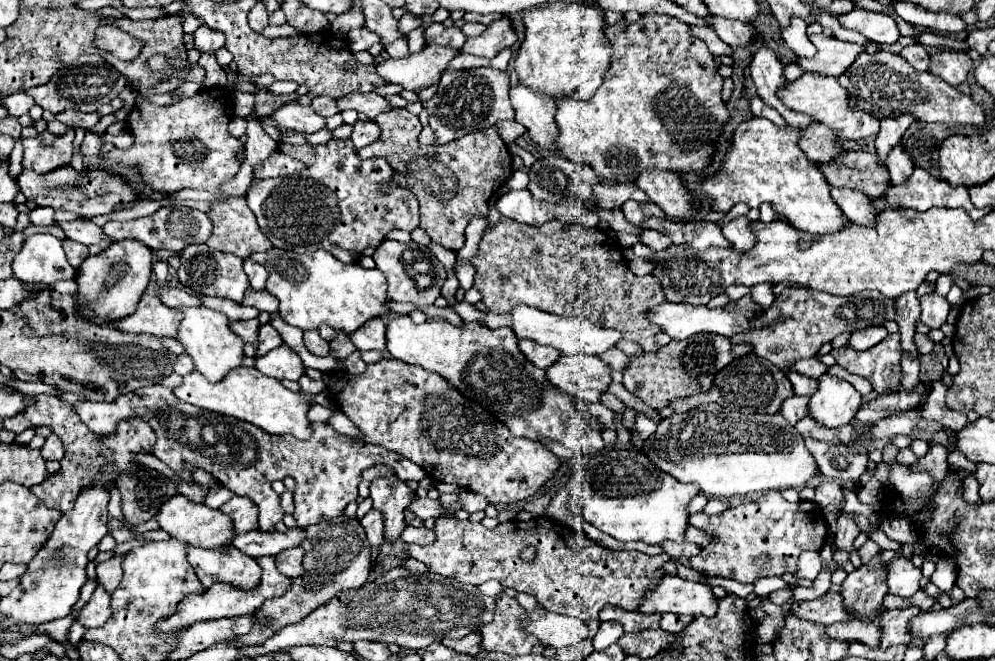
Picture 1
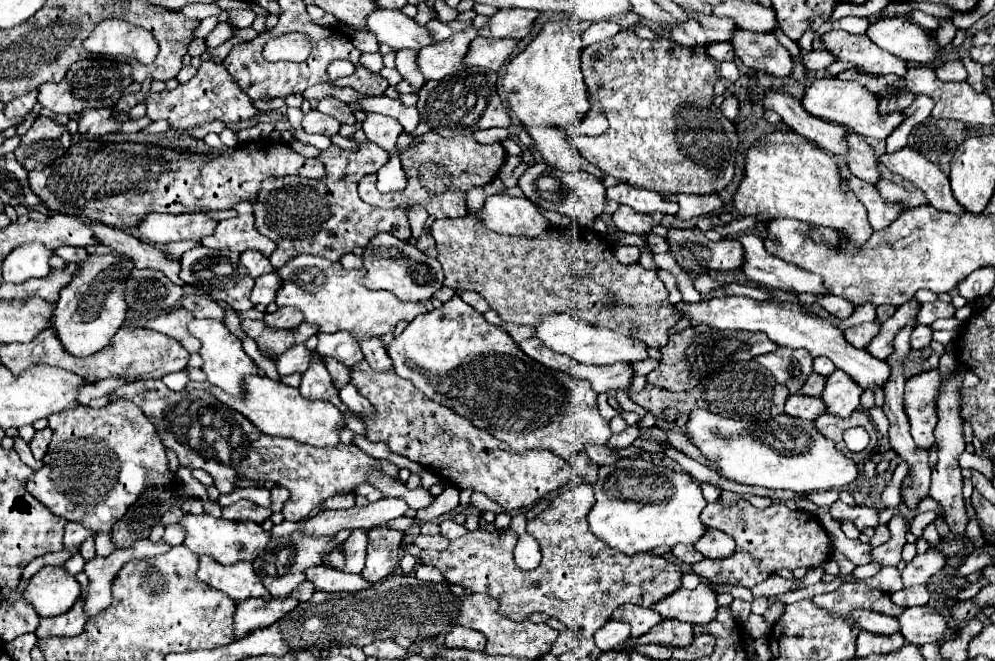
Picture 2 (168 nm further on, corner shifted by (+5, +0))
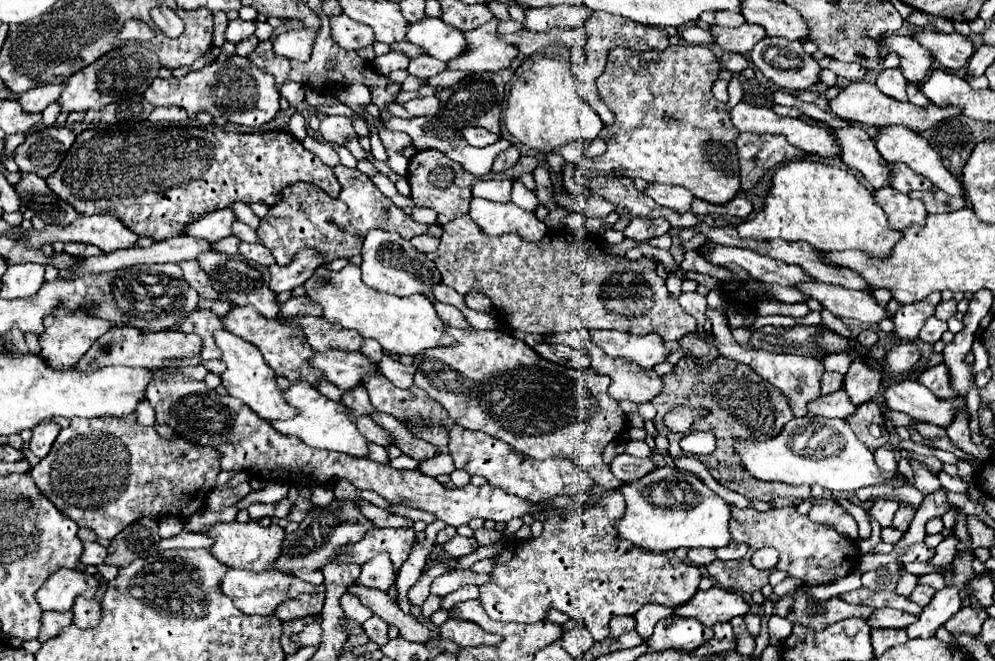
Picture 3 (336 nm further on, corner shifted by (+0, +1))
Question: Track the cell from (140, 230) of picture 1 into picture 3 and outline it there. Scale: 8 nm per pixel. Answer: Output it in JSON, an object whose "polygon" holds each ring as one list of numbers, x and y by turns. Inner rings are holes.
{"polygon":[[231,208,217,210,217,212,211,212,211,214,205,214,197,222,189,224,185,234,197,236,197,238,205,238,209,242,217,242,217,240,223,240,223,238,233,234,231,226,233,226,235,220,237,220,237,216,233,214]]}

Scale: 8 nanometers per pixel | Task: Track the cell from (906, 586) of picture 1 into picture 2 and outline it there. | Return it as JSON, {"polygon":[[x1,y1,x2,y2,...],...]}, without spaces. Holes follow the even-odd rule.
{"polygon":[[930,549,924,555,916,555,916,559,904,567,904,571,900,573,902,583,904,583,904,587,914,587,914,585,926,583,944,565,946,565,946,557,938,549]]}

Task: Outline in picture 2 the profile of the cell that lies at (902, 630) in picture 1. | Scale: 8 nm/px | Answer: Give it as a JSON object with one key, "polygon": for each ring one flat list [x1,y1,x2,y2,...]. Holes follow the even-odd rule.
{"polygon":[[908,607,898,617,900,633,904,635,906,643,924,645,924,643,936,643,938,639,952,639,956,637,956,629,950,629,942,613,938,613,934,607]]}

